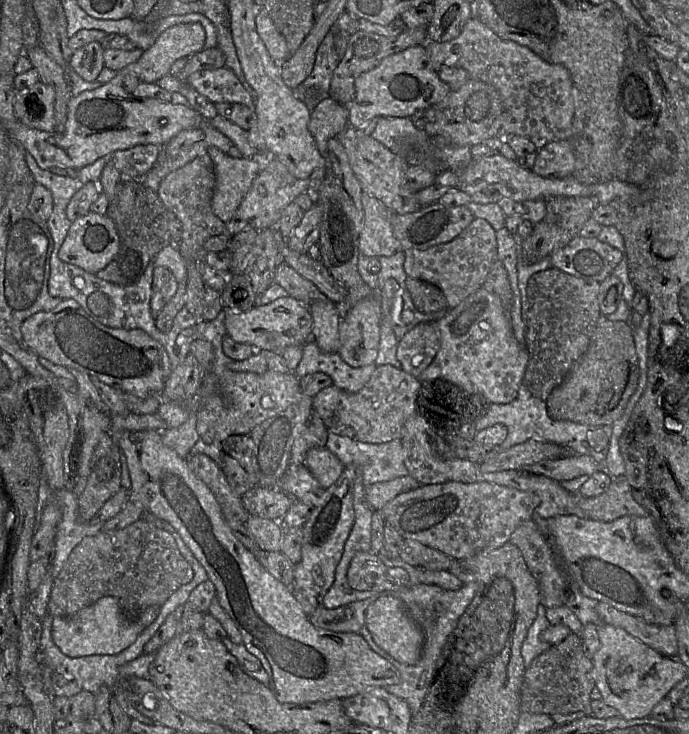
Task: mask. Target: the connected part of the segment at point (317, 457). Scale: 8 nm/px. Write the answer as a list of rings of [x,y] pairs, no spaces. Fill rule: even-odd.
[[[325,446],[309,449],[305,465],[324,489],[332,486],[345,468],[345,465]]]

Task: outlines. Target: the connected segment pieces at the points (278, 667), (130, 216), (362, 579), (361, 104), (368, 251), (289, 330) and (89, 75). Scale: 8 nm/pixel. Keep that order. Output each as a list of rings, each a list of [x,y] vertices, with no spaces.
[[[156,430],[127,431],[117,437],[117,445],[126,457],[131,487],[129,501],[139,501],[145,510],[173,526],[215,586],[216,598],[242,634],[248,652],[256,656],[266,670],[270,688],[281,703],[315,703],[343,700],[374,687],[399,683],[398,670],[371,649],[358,633],[334,632],[316,627],[303,610],[292,589],[274,578],[235,536],[227,524],[221,507],[209,487],[194,473],[188,459],[167,447],[162,432]]]
[[[121,176],[121,183],[118,185],[118,192],[117,192],[116,196],[109,203],[106,215],[113,220],[113,222],[115,224],[115,227],[117,229],[117,232],[118,232],[118,235],[119,235],[119,250],[118,250],[118,253],[115,256],[115,258],[105,268],[98,271],[95,275],[98,278],[102,279],[102,280],[105,280],[105,281],[108,281],[108,282],[111,282],[111,283],[114,283],[114,284],[118,284],[118,285],[121,285],[121,286],[134,285],[134,284],[138,283],[141,280],[141,278],[144,276],[148,265],[151,262],[155,263],[155,256],[163,248],[165,248],[165,247],[167,247],[168,245],[171,244],[171,236],[170,236],[170,232],[169,232],[169,229],[168,229],[169,212],[166,209],[166,207],[164,206],[164,204],[162,203],[162,201],[159,199],[157,193],[155,191],[151,190],[150,188],[146,187],[142,183],[142,179],[124,180],[122,182],[122,176]]]
[[[358,551],[352,558],[347,579],[349,585],[356,590],[385,592],[399,589],[393,578],[387,573],[387,566],[377,552]]]
[[[423,45],[410,46],[383,58],[374,68],[359,75],[354,83],[354,96],[348,104],[348,125],[366,126],[374,117],[409,117],[419,109],[441,101],[450,91],[431,67]]]
[[[362,192],[364,225],[358,237],[358,249],[366,257],[388,257],[400,250],[391,224],[391,212],[377,198]]]
[[[293,297],[278,298],[266,305],[256,305],[245,312],[227,311],[225,328],[233,340],[247,343],[256,350],[281,353],[291,345],[304,345],[311,339],[313,318],[307,305]]]
[[[90,42],[72,53],[70,65],[85,81],[94,81],[105,67],[103,52],[100,42]]]

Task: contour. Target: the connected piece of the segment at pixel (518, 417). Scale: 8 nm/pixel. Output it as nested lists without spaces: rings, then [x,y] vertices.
[[[523,386],[520,387],[515,400],[508,404],[489,404],[487,412],[477,419],[469,427],[465,427],[463,435],[458,435],[463,439],[473,439],[473,436],[495,424],[502,424],[507,429],[507,436],[503,443],[499,445],[500,452],[533,439],[538,441],[548,441],[565,447],[572,453],[592,456],[599,464],[604,464],[609,442],[612,434],[611,425],[584,425],[569,420],[553,420],[546,413],[545,402],[533,397]]]

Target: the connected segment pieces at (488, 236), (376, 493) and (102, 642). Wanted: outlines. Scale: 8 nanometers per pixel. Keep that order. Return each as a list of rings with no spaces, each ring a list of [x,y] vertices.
[[[474,218],[450,242],[427,249],[407,249],[404,254],[407,276],[438,287],[446,297],[448,308],[452,309],[483,287],[492,265],[498,260],[496,231],[486,220]]]
[[[410,475],[365,486],[365,497],[373,510],[380,510],[397,495],[415,489],[420,483]]]
[[[105,596],[76,614],[67,617],[54,617],[51,636],[59,650],[70,658],[92,655],[116,655],[131,646],[140,633],[154,622],[159,607],[146,608],[136,620],[126,617],[115,597]]]

